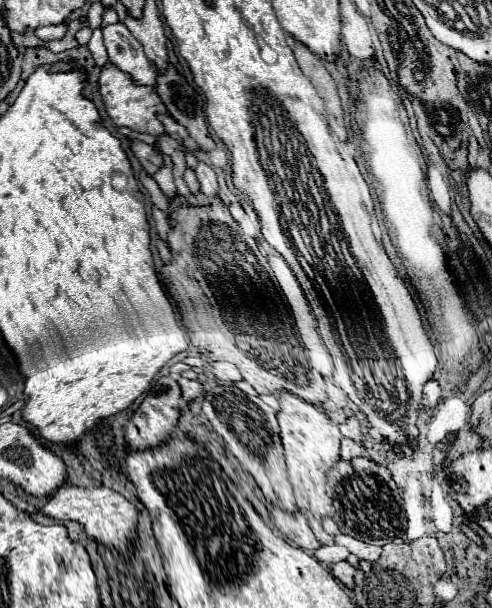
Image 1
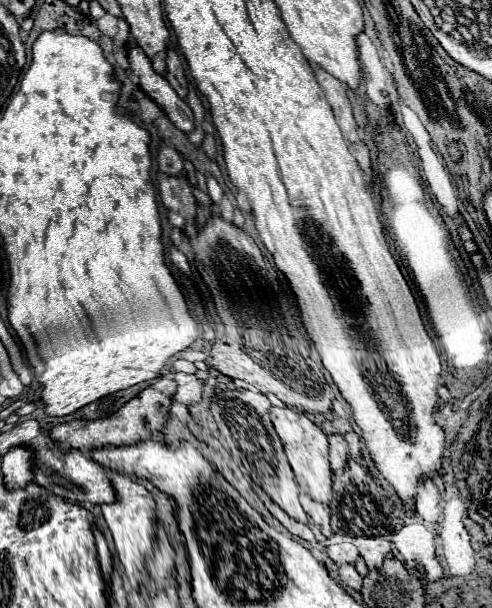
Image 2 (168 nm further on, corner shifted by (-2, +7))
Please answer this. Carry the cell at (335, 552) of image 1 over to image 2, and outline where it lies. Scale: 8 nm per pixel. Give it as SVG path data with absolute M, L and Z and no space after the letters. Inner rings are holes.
M335 543L335 545L329 545L327 547L327 555L337 563L337 565L343 565L343 563L355 563L357 557L359 557L359 551L355 545L351 543Z

